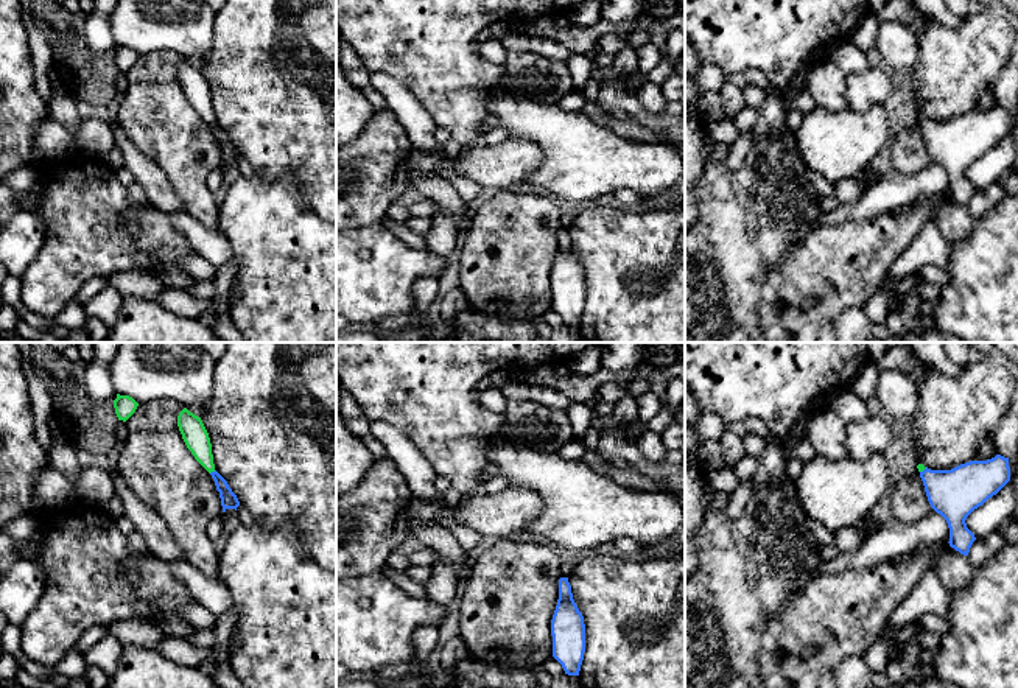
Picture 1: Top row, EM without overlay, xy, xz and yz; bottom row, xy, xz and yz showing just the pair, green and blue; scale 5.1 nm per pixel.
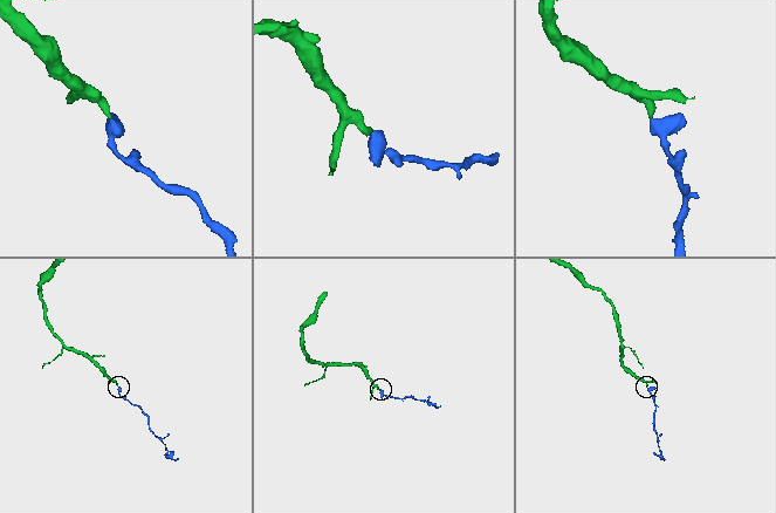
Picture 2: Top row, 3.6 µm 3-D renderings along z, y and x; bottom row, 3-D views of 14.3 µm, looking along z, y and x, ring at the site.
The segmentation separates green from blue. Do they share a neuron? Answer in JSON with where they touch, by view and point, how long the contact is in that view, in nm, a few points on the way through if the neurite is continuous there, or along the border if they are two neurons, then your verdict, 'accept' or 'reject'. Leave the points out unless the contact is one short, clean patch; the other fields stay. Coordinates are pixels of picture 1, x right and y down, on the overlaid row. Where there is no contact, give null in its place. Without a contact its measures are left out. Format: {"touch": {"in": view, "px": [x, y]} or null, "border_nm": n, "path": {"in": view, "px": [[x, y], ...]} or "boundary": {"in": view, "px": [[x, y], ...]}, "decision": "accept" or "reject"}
{"touch": {"in": "xy", "px": [212, 470]}, "border_nm": 40, "path": {"in": "xy", "px": [[192, 428], [212, 470], [229, 500]]}, "decision": "accept"}

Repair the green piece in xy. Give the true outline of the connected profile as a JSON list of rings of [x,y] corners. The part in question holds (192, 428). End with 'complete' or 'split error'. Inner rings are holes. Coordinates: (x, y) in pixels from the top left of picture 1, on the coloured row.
[[[184,408],[177,416],[177,426],[187,448],[195,459],[212,475],[216,490],[219,492],[223,512],[240,506],[237,495],[229,487],[227,481],[215,470],[212,444],[209,433],[201,417]]]; split error

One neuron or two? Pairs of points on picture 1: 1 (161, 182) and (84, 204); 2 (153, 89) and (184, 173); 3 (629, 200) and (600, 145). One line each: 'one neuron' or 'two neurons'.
1: two neurons
2: one neuron
3: two neurons

